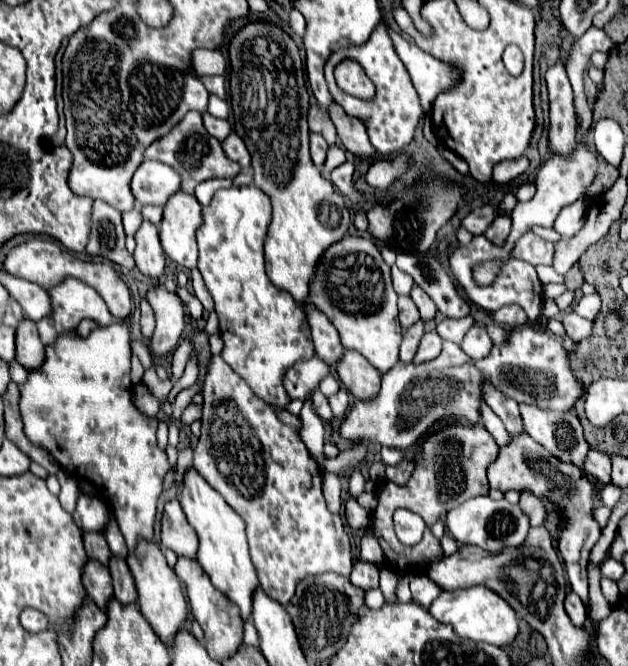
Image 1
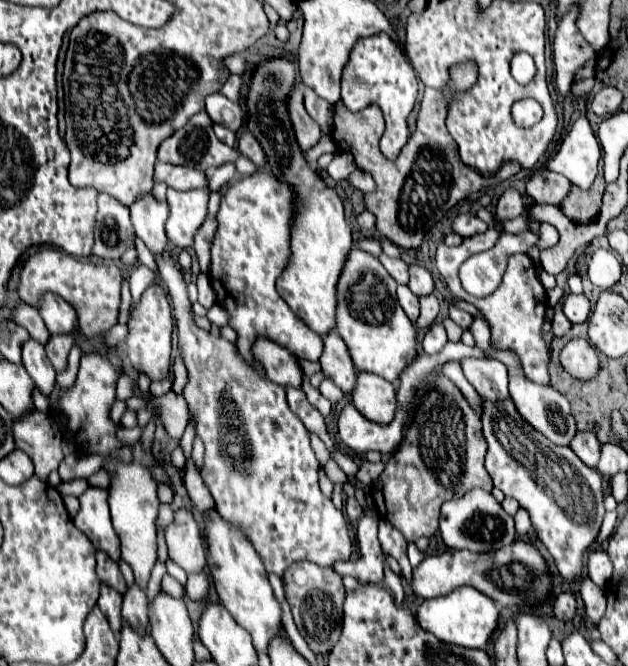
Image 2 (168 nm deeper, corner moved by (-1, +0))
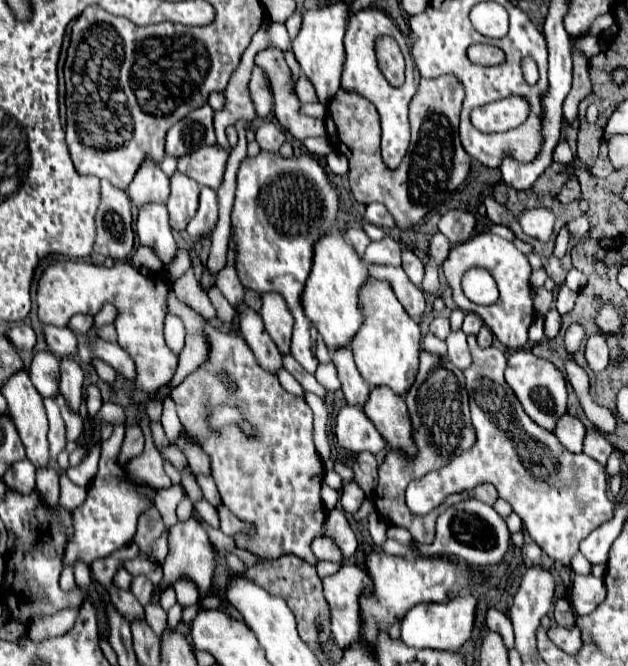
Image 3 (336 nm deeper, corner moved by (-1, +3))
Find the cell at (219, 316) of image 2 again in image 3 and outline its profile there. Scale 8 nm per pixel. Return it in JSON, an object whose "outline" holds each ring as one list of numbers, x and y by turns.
{"outline":[[264,294,260,315,264,320,264,326,270,334,270,338,278,346,278,350,282,354,290,354,290,336,292,336,294,318,292,318,290,310,286,310,282,296,278,296,278,294,266,296]]}

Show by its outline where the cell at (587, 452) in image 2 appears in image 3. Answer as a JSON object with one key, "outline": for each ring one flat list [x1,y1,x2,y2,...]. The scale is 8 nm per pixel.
{"outline":[[570,414,562,416,562,418,558,420,558,426,556,426,554,434,558,436,558,440,560,440,570,452,574,452,574,454,582,452,586,428,584,428,584,424,582,424,578,418,574,418,574,416,570,416]]}

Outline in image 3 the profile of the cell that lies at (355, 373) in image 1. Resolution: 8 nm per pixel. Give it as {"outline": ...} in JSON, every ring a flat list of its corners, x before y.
{"outline":[[370,390,370,396,362,410,372,420,376,430,386,438,388,446,400,448,408,456,416,452,410,438,412,428,406,404,402,398,398,398,398,394,390,394,390,390]]}

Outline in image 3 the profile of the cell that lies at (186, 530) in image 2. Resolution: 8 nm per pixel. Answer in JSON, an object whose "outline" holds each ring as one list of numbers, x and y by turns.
{"outline":[[194,518,184,520,184,522,176,522,174,526,168,528,168,556,166,556,166,560,162,562,162,568,164,568,164,580,162,580,162,584,172,586,172,582,174,582,178,576,186,574,186,576,190,576,190,578,196,582,196,586,198,586,198,602,193,606,185,608,182,612,182,622,185,625,191,623,198,609,201,608,202,599,208,596,210,580,212,580,212,570,214,570,214,560,216,560,216,556,214,556,214,552,212,552,212,544,210,544,210,540,208,540,208,534,202,530,202,526,200,526]]}

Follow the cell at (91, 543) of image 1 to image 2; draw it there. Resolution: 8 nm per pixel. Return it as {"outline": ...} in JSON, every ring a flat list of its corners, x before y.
{"outline":[[96,553,96,575,98,575,100,583,116,589,120,595,126,593,128,585,120,573,120,567,116,561,106,557,106,553]]}

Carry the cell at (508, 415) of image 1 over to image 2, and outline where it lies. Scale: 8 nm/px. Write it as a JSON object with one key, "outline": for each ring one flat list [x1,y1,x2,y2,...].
{"outline":[[462,359,460,361,466,379,474,385,474,389,482,397,490,397,490,401,508,397,508,371,504,363,496,359]]}

